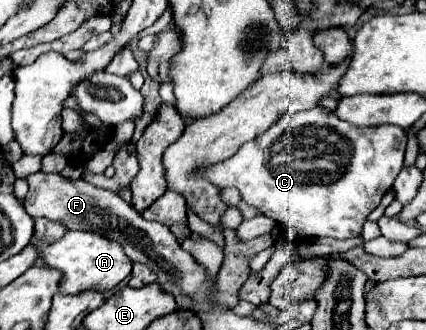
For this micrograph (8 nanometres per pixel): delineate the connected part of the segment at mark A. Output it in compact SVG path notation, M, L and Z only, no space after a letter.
M70 230L62 240L58 240L52 246L46 246L42 250L42 258L48 266L60 270L64 274L60 282L60 292L64 294L76 294L82 290L110 290L120 280L124 280L132 272L132 260L126 256L124 248L108 240L100 232L84 232L84 230Z

